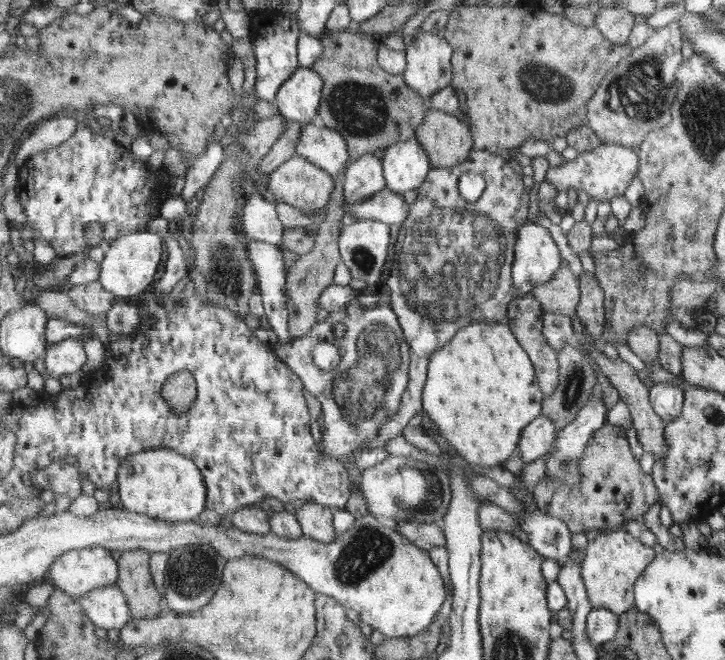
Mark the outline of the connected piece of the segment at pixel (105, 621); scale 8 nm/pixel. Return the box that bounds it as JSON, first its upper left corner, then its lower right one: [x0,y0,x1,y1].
[78,584,132,631]

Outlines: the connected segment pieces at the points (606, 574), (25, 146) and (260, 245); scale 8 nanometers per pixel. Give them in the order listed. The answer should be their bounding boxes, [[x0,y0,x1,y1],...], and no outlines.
[[582,527,657,616],[14,115,79,169],[248,240,295,344]]

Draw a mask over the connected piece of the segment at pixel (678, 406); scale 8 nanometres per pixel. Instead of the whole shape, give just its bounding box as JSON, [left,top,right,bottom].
[649,382,685,423]

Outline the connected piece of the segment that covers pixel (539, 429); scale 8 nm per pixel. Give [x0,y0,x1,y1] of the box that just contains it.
[517,414,557,462]

